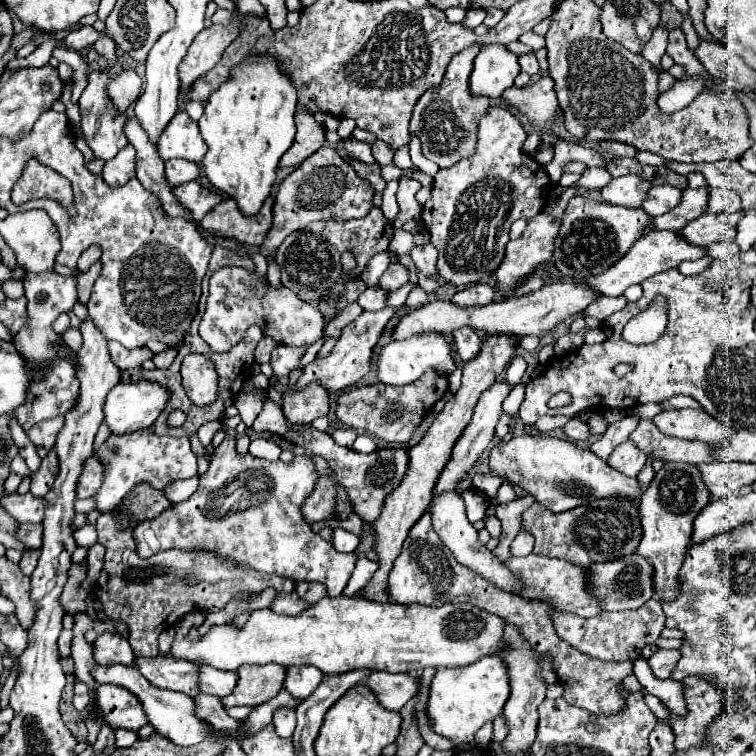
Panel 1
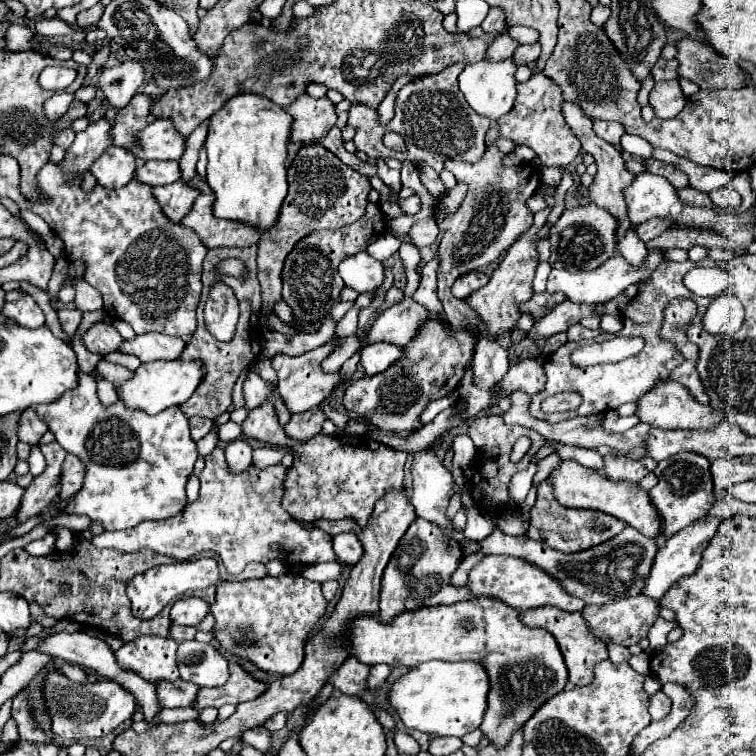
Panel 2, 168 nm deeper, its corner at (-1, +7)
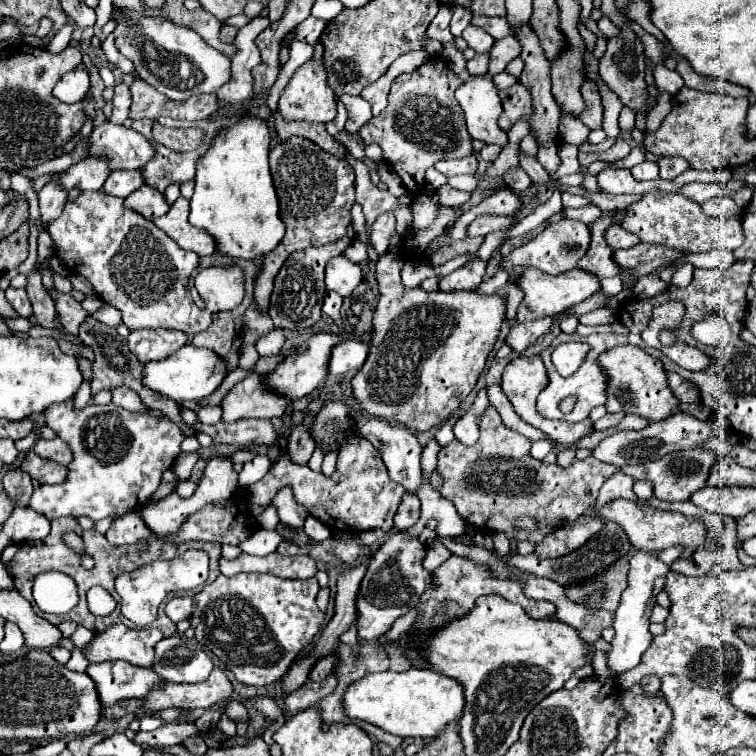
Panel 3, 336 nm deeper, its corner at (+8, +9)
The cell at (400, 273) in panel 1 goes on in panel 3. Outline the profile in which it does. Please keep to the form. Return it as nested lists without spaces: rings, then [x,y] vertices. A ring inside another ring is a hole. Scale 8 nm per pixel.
[[[336,256],[326,264],[326,288],[348,298],[354,288],[362,282],[360,264],[350,262],[346,256]]]

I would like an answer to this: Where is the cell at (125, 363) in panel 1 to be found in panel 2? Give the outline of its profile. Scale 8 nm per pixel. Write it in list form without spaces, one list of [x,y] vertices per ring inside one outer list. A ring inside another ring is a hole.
[[[95,322],[93,326],[89,326],[81,334],[81,340],[89,352],[97,352],[97,354],[115,352],[123,342],[121,334],[107,322]]]

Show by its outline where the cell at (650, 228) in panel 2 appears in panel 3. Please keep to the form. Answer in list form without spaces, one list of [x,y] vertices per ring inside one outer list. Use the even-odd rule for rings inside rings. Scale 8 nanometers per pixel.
[[[614,224],[608,228],[606,232],[606,242],[610,242],[612,248],[632,248],[638,242],[638,236],[634,236],[632,232],[626,232],[620,224]]]

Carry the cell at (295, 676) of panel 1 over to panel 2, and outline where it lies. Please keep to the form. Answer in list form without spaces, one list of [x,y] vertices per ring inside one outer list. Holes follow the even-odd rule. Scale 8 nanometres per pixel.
[[[283,574],[277,578],[265,576],[265,578],[253,578],[241,582],[221,582],[217,584],[215,602],[211,604],[209,610],[215,616],[213,636],[225,652],[249,660],[269,676],[289,676],[301,666],[305,640],[313,630],[313,626],[325,616],[327,600],[321,594],[321,582],[313,582],[303,576]]]

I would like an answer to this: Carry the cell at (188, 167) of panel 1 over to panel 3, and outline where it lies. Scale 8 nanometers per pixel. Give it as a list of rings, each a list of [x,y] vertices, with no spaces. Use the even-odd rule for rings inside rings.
[[[134,170],[134,172],[112,172],[102,188],[102,192],[112,194],[112,196],[120,196],[126,198],[130,192],[138,190],[140,186],[144,186],[142,180],[142,170]]]

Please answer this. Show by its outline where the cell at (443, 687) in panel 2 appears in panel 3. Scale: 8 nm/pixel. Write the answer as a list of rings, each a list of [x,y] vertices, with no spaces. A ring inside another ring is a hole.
[[[410,668],[406,672],[368,674],[354,682],[344,694],[344,710],[350,718],[360,718],[376,724],[396,736],[436,736],[446,724],[458,722],[464,710],[464,688],[458,680],[428,668]]]

